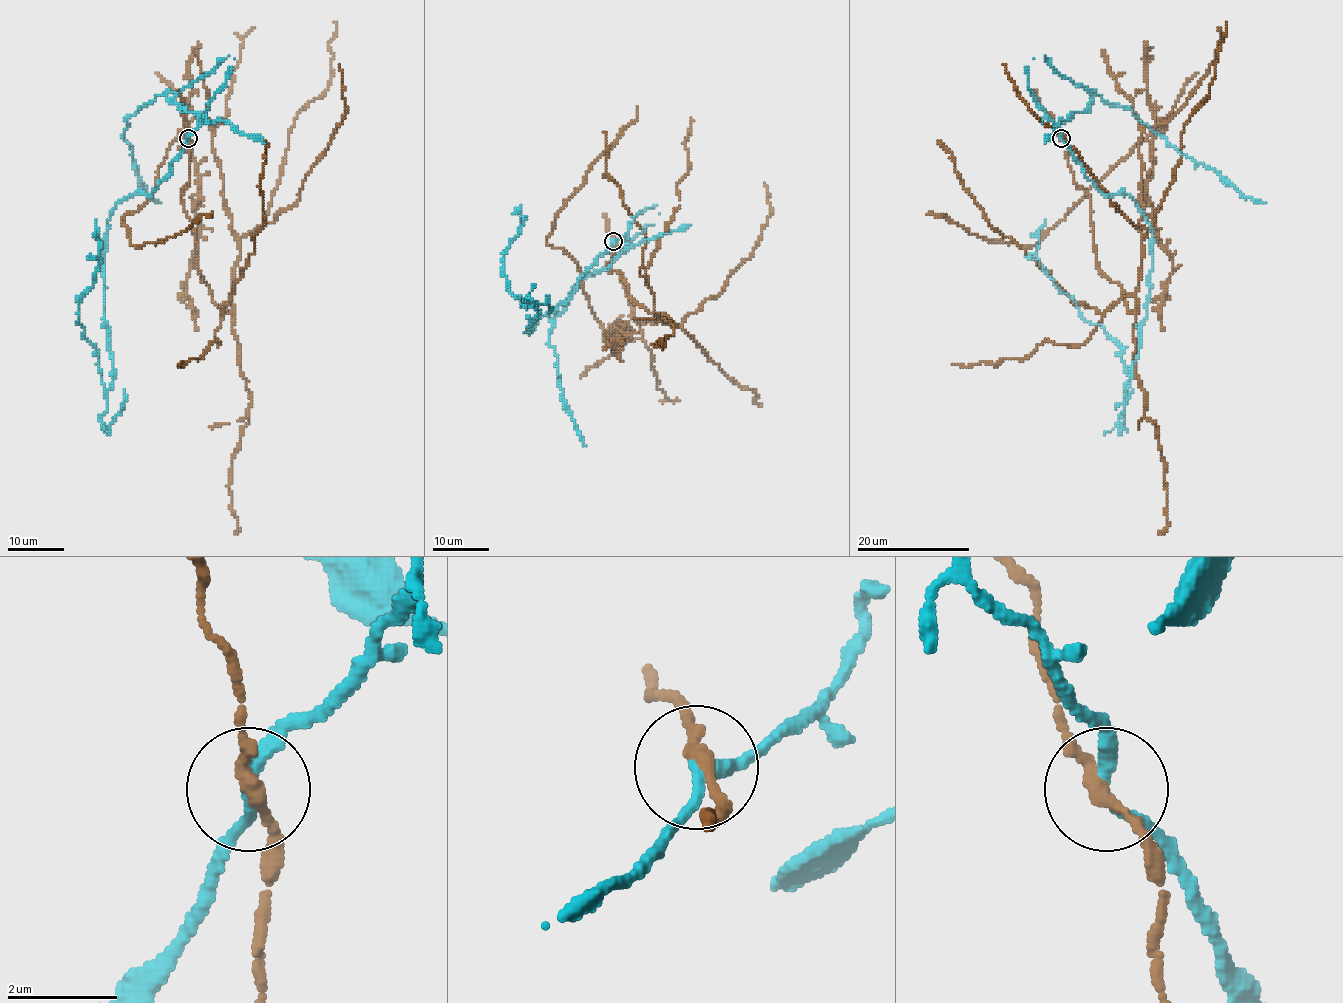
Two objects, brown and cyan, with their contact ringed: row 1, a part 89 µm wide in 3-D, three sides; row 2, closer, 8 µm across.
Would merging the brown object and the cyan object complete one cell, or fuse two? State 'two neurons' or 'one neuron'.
two neurons

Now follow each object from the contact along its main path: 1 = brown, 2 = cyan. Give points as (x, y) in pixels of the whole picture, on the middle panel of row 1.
1: (613, 241), (606, 271), (664, 323), (637, 318), (642, 336), (618, 346), (577, 262), (545, 241), (636, 107)
2: (613, 241), (567, 301), (528, 333), (538, 312), (523, 305), (502, 272), (503, 252), (524, 217), (520, 226)

